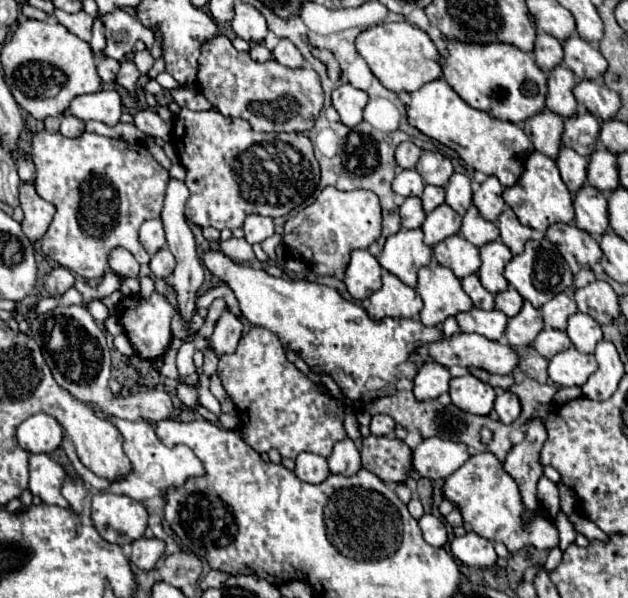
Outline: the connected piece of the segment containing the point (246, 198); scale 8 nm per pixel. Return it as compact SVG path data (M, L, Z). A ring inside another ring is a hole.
M181 109L173 119L171 143L187 171L185 185L191 195L185 205L185 217L201 227L211 225L215 229L235 229L241 227L245 217L251 213L267 217L287 215L291 209L303 205L319 183L319 163L305 133L259 133L245 119L223 117L217 109Z

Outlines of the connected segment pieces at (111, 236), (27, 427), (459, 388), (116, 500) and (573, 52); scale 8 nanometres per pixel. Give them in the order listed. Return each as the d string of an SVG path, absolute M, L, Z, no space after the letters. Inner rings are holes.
M39 131L31 139L31 151L37 171L37 195L55 207L53 221L41 239L41 249L49 259L85 279L95 281L105 275L107 255L113 247L129 249L143 267L149 263L149 253L139 243L139 227L147 219L161 219L169 173L153 159L145 143L127 143L123 139L101 137L87 131L77 139L63 137L61 133Z
M45 413L31 415L17 427L17 441L29 453L55 451L61 445L61 437L63 437L61 425Z
M471 373L451 379L449 395L453 405L473 415L487 415L493 409L493 401L495 401L493 387L479 381Z
M97 493L97 495L93 495L91 519L93 519L95 529L101 533L101 537L105 541L117 543L117 545L125 545L125 543L133 543L133 541L141 539L145 529L147 529L147 511L145 511L145 507L137 501L133 501L131 497L115 495L115 493ZM119 529L125 533L125 537L117 535Z
M571 35L569 39L565 39L563 51L563 65L569 67L577 75L577 79L597 79L607 69L607 61L599 53L599 49L579 35Z

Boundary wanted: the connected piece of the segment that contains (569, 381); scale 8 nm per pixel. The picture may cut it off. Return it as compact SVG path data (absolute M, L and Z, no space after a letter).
M569 347L549 361L547 373L559 387L571 387L583 385L595 369L597 361L593 355L583 355L575 347Z

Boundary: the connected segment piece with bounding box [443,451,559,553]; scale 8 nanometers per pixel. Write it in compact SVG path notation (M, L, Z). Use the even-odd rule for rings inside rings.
M475 453L465 461L453 475L445 479L443 495L447 501L457 505L457 509L463 515L463 527L465 531L475 531L481 537L489 541L501 541L509 549L509 553L515 553L523 547L535 547L535 549L553 549L559 545L557 527L553 521L537 509L529 519L525 519L525 505L521 501L521 491L517 481L505 473L503 463L493 457L493 453Z

